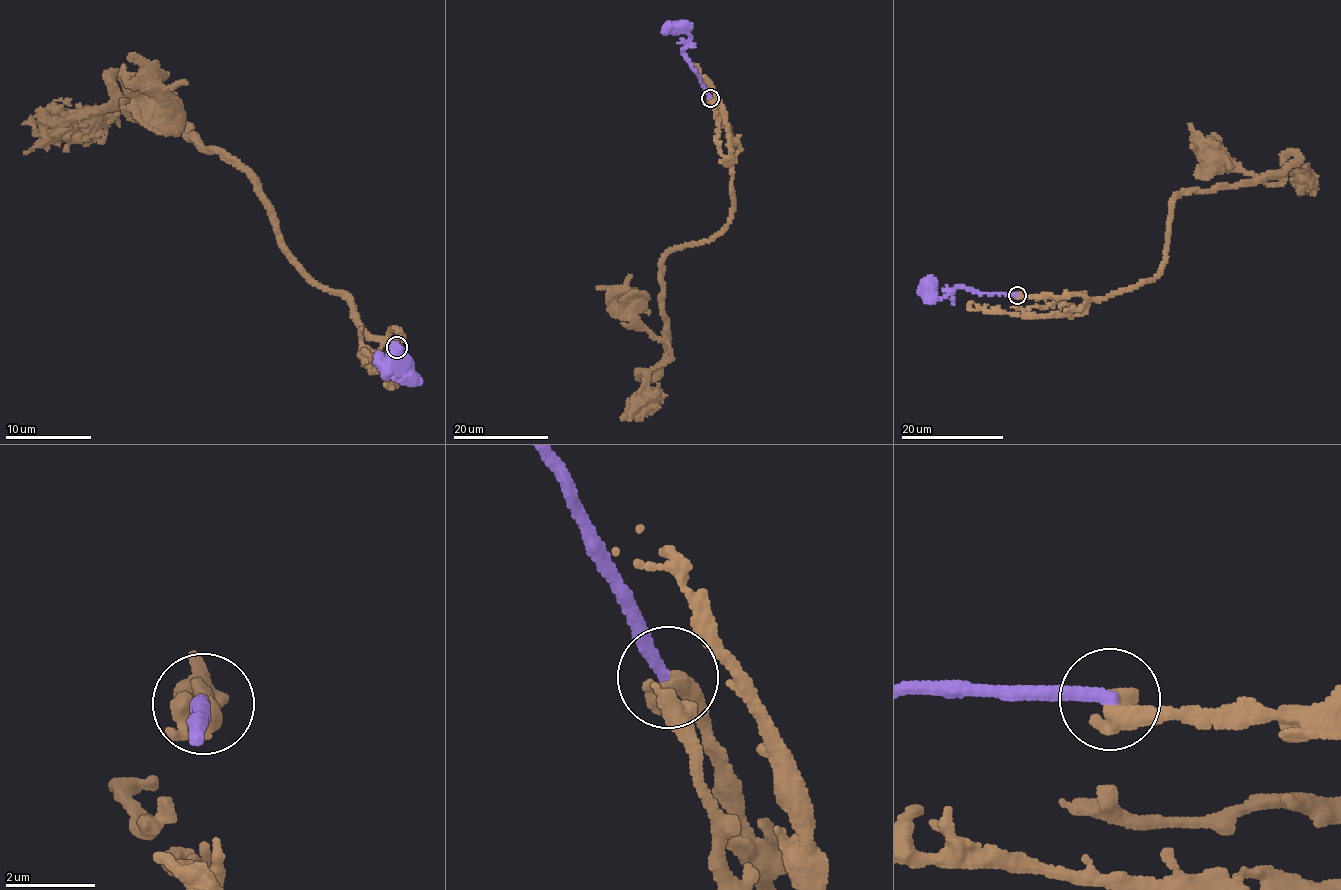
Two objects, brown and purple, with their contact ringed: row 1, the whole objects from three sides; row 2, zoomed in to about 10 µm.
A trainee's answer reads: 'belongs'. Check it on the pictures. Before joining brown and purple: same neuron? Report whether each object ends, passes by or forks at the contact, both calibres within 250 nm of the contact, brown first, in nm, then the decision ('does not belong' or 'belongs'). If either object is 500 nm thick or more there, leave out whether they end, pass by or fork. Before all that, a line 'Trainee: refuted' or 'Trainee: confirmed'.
Trainee: refuted
600 nm thick on the brown side, 300 nm on the other; does not belong

